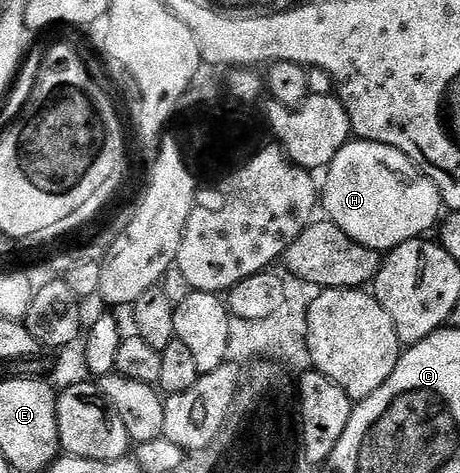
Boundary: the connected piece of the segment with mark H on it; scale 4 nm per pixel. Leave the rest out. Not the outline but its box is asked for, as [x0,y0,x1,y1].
[323,139,443,251]

